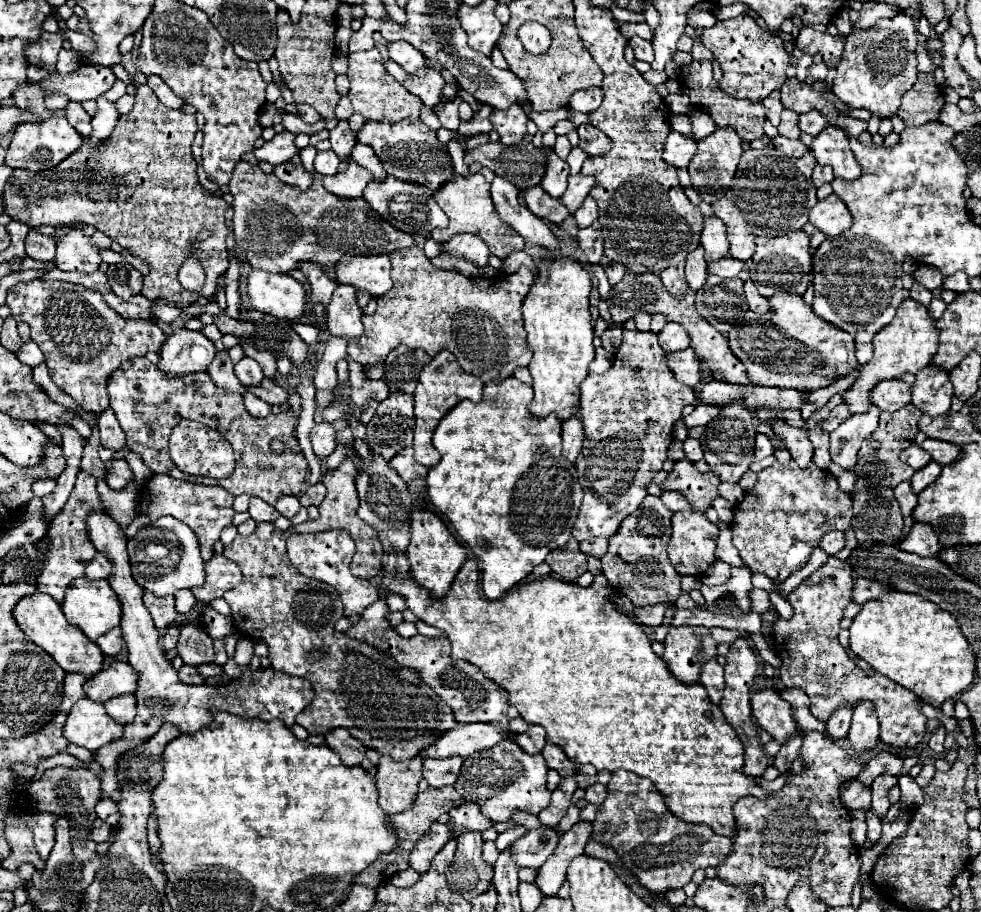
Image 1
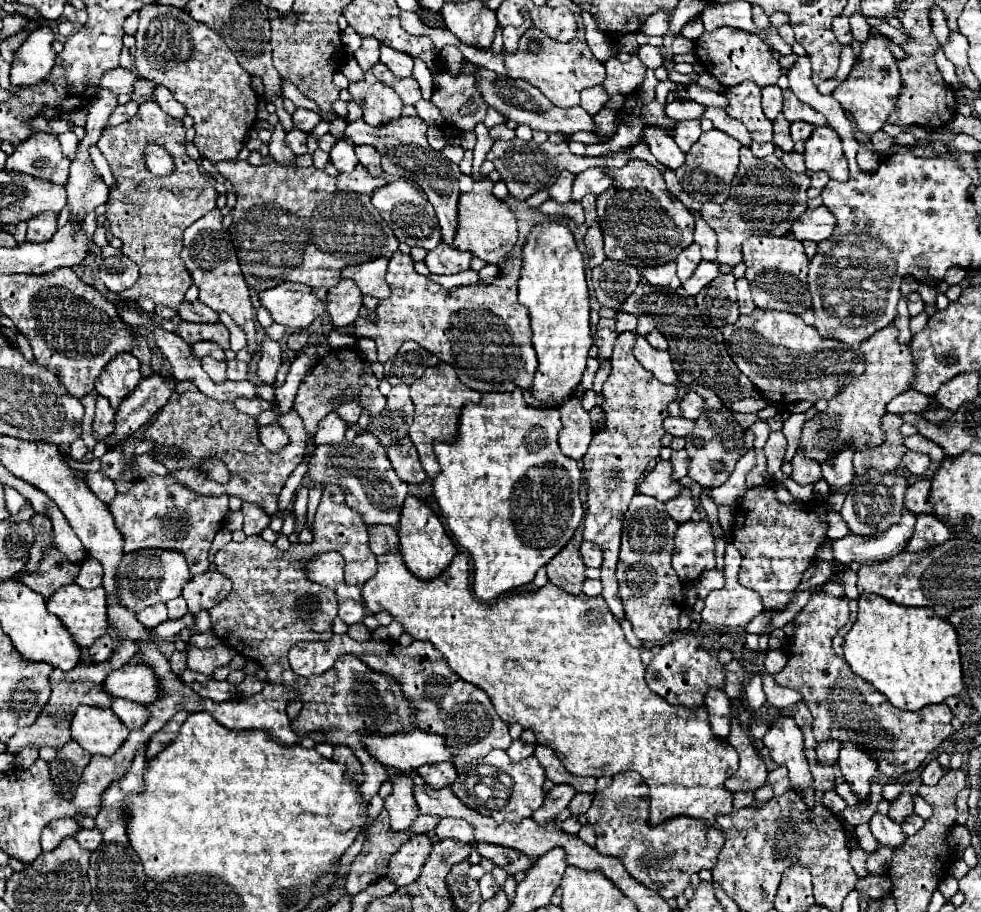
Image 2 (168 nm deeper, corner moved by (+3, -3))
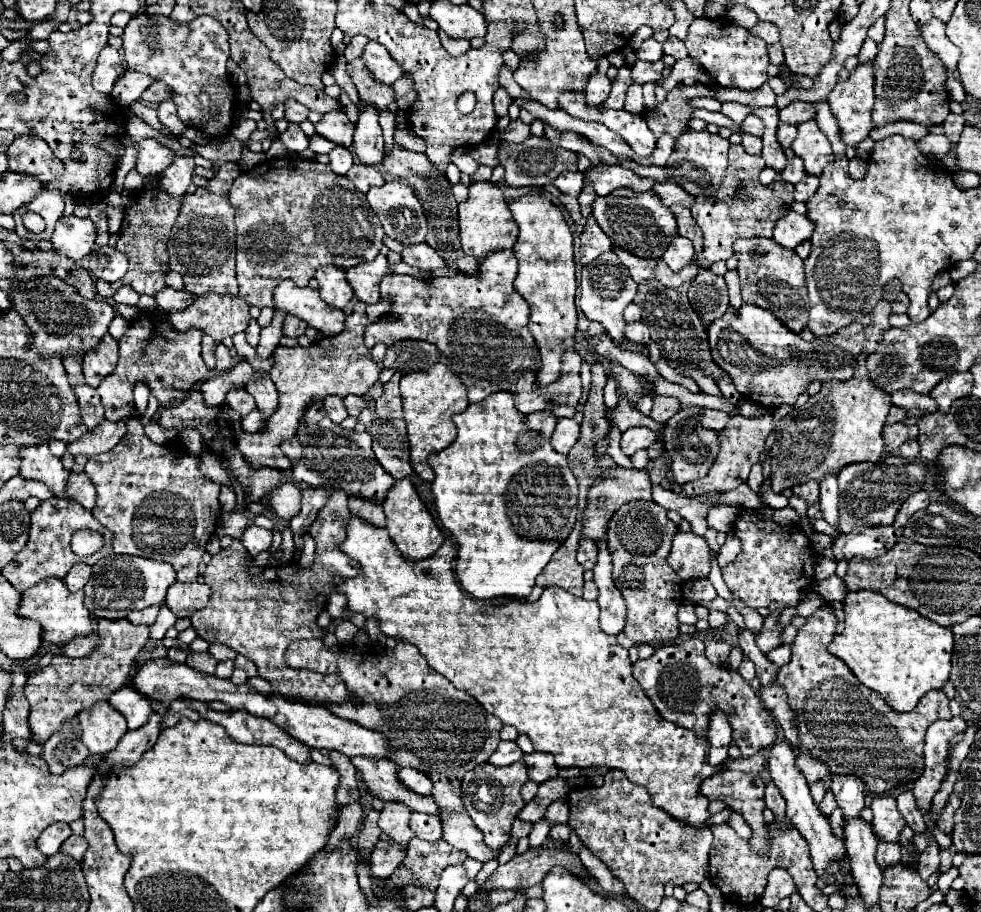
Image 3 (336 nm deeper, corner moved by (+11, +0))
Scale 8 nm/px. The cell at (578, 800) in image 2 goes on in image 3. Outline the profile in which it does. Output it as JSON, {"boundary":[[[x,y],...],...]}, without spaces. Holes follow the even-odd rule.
{"boundary":[[[557,800],[553,802],[547,812],[545,812],[545,820],[555,826],[555,824],[565,824],[565,820],[569,818],[569,806],[565,804],[565,800]]]}

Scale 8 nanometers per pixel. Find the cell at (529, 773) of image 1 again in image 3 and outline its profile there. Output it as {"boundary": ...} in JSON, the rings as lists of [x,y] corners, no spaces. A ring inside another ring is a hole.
{"boundary":[[[521,762],[503,766],[503,768],[493,768],[493,764],[479,764],[477,768],[469,770],[463,778],[463,802],[465,808],[469,810],[469,816],[473,818],[475,826],[483,832],[483,840],[491,850],[503,848],[505,842],[509,840],[511,826],[519,810],[525,806],[519,790],[527,782],[527,772]]]}

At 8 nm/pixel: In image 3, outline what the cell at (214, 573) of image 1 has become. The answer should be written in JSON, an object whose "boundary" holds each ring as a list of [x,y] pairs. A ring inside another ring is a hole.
{"boundary":[[[173,582],[169,586],[165,606],[177,616],[191,616],[195,610],[201,610],[209,602],[209,586],[203,582]]]}

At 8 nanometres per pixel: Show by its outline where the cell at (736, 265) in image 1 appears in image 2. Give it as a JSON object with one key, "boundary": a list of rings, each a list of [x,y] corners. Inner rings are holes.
{"boundary":[[[701,261],[699,267],[697,267],[697,271],[693,273],[693,277],[687,279],[687,281],[683,283],[683,287],[685,287],[685,291],[687,291],[691,297],[695,297],[695,295],[699,293],[699,289],[703,289],[707,283],[711,283],[711,281],[713,281],[715,277],[719,277],[719,275],[721,275],[721,269],[719,269],[717,263]]]}

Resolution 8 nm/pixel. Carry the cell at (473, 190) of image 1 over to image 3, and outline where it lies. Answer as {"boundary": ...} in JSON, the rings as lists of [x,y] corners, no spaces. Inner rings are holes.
{"boundary":[[[475,182],[469,186],[469,198],[467,202],[459,204],[459,230],[461,230],[461,244],[463,252],[483,260],[487,254],[513,248],[517,240],[517,224],[507,208],[507,202],[503,198],[503,192],[493,182]]]}

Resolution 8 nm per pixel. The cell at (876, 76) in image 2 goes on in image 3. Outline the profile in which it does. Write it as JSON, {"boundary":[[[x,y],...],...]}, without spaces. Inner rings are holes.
{"boundary":[[[873,62],[859,64],[845,82],[839,82],[827,98],[827,104],[833,112],[833,116],[839,122],[841,130],[841,140],[845,146],[855,146],[857,142],[865,140],[869,132],[873,130],[873,120],[871,120],[871,110],[873,110],[875,94],[873,94]]]}

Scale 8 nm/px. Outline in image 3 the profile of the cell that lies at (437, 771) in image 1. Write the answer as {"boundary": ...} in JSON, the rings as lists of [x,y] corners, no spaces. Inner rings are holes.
{"boundary":[[[397,768],[397,778],[407,790],[411,790],[419,796],[429,796],[431,794],[433,782],[423,772],[417,772],[413,768]]]}

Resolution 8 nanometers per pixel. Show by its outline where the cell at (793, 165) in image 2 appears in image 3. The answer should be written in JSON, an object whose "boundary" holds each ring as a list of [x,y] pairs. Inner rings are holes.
{"boundary":[[[797,156],[789,158],[785,170],[781,172],[781,176],[783,176],[783,180],[789,182],[789,184],[801,182],[801,180],[807,176],[807,172],[805,172],[805,168],[803,168],[803,164],[801,164],[801,158],[797,158]]]}

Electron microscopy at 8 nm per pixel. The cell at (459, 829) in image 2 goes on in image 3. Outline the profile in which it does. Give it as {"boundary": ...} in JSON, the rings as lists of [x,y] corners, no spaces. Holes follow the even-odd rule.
{"boundary":[[[413,812],[411,820],[409,820],[411,830],[415,832],[415,836],[435,842],[441,838],[441,820],[437,820],[437,816],[431,814],[423,814],[423,812]]]}

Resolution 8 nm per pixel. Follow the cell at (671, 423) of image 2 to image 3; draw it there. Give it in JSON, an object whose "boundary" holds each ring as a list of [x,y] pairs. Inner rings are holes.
{"boundary":[[[629,428],[623,432],[621,450],[623,450],[623,454],[627,454],[631,458],[637,450],[649,448],[655,440],[659,440],[659,434],[651,432],[649,428]]]}

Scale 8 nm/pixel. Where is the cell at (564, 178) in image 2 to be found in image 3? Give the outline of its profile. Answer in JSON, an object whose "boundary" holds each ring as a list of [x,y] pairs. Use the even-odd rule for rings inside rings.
{"boundary":[[[563,172],[557,176],[555,186],[569,196],[579,196],[583,190],[583,174],[581,172]]]}

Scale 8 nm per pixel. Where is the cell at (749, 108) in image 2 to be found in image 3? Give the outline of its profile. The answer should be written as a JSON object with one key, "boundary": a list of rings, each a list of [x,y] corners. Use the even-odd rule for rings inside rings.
{"boundary":[[[747,116],[741,126],[743,126],[743,132],[749,132],[753,136],[761,136],[763,134],[763,122],[757,116]]]}

